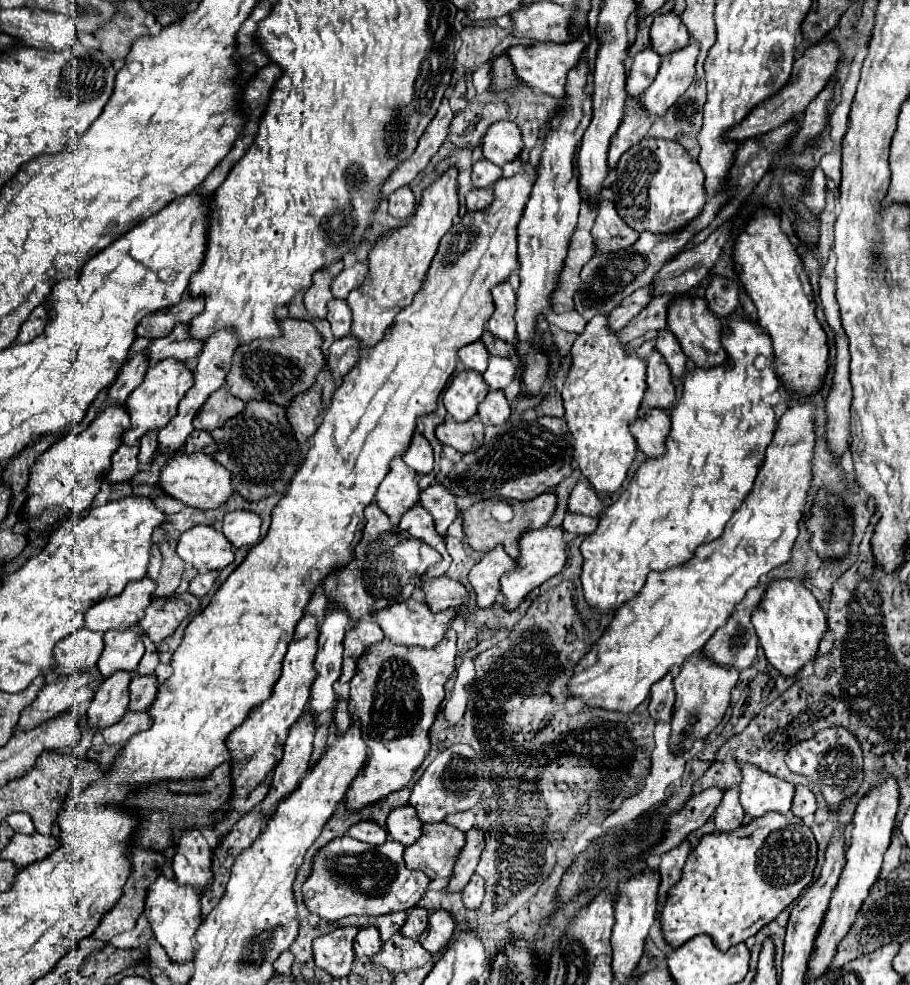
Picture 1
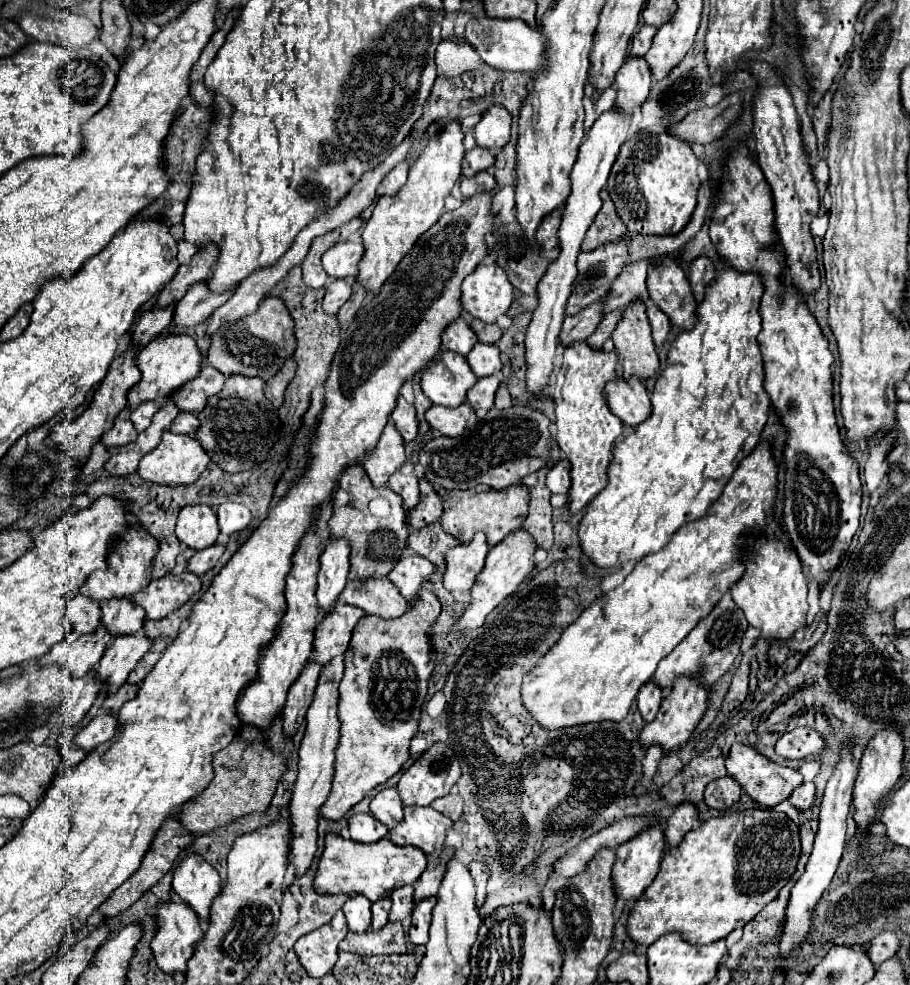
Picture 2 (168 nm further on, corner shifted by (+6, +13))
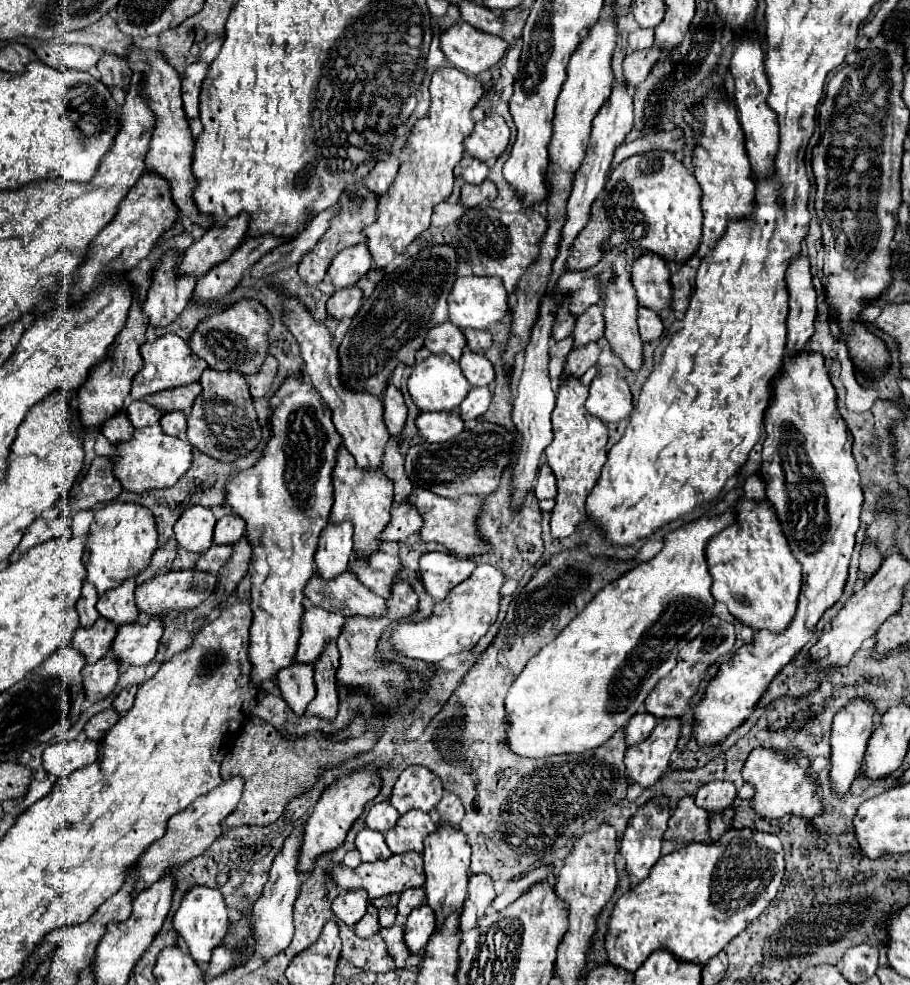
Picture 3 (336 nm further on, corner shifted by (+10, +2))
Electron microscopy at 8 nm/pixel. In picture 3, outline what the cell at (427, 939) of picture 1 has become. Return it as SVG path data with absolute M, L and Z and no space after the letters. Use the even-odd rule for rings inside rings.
M427 903L419 905L415 911L411 911L407 925L405 925L405 943L407 949L413 955L421 955L431 939L431 935L435 933L435 913L431 911L431 907Z

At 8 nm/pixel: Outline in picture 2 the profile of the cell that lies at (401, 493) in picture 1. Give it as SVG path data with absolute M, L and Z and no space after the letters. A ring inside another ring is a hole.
M389 420L387 426L383 428L377 446L365 454L363 466L375 486L385 486L391 472L395 472L395 468L399 468L399 464L403 462L405 462L403 438L397 432L393 420Z

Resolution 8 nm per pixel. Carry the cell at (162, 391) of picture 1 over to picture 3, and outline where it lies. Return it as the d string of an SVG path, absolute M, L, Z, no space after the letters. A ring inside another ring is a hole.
M163 335L159 339L155 339L153 343L143 343L141 345L141 357L145 361L143 369L135 375L133 379L133 389L131 389L131 399L139 401L145 399L147 395L153 395L157 391L165 391L171 387L181 387L187 383L195 383L199 379L199 375L207 369L207 363L203 363L203 359L199 359L189 345L179 339L177 335Z

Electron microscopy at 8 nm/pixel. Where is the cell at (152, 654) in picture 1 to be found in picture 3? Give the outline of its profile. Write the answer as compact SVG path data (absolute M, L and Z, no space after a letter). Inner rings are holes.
M129 685L129 687L125 687L125 689L115 697L113 707L115 707L119 713L129 711L131 705L133 705L133 701L135 701L135 693L137 693L137 685Z

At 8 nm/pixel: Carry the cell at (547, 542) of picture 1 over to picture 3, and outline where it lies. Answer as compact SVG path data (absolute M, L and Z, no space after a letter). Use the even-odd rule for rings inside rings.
M477 565L469 579L459 583L447 599L435 605L431 619L421 623L401 623L393 629L391 643L401 655L423 659L429 663L439 663L449 655L459 655L465 649L471 649L495 623L499 601L501 601L501 585L505 583L503 571L491 565Z

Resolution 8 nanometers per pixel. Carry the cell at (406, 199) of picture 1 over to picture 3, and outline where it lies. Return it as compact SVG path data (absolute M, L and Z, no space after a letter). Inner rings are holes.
M389 155L387 159L379 161L373 171L367 177L367 187L371 189L371 193L375 193L377 197L381 197L383 193L387 193L387 189L391 187L391 183L395 181L395 175L399 173L399 159L395 155Z

